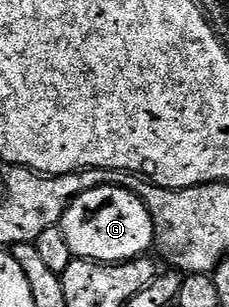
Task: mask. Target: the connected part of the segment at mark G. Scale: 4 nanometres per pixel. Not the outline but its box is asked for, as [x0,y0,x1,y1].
[61,186,155,264]

